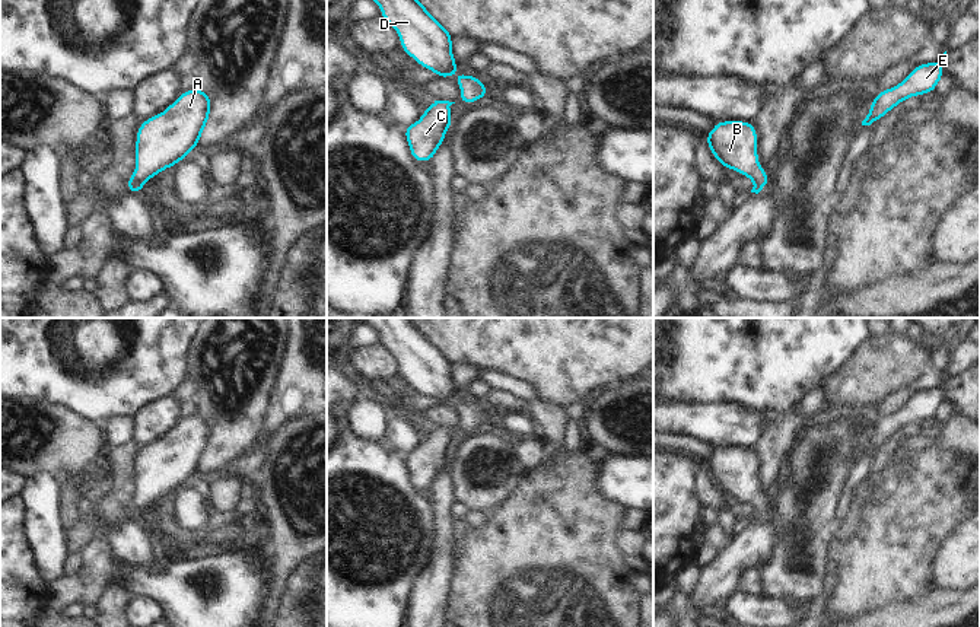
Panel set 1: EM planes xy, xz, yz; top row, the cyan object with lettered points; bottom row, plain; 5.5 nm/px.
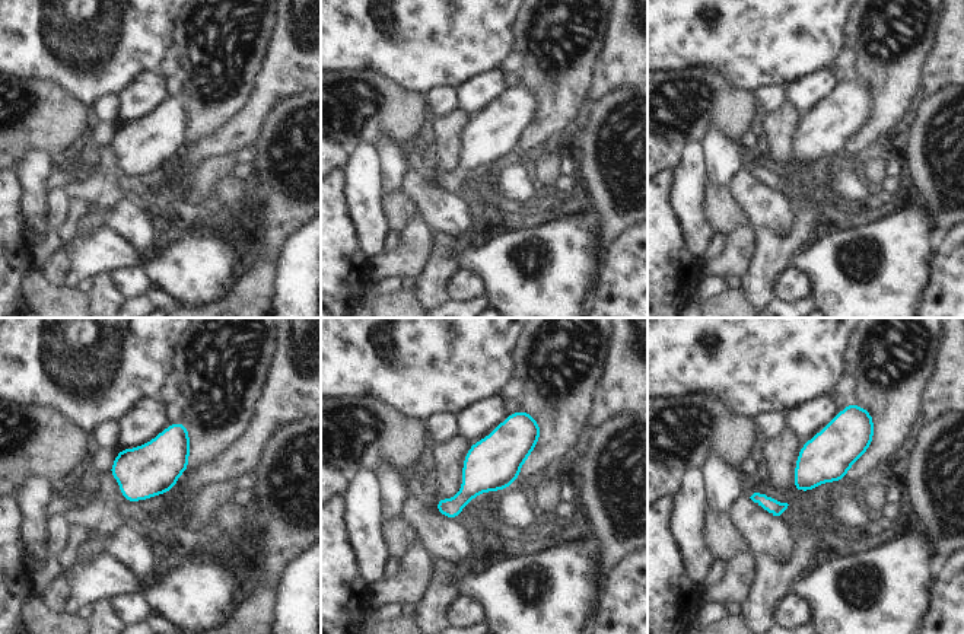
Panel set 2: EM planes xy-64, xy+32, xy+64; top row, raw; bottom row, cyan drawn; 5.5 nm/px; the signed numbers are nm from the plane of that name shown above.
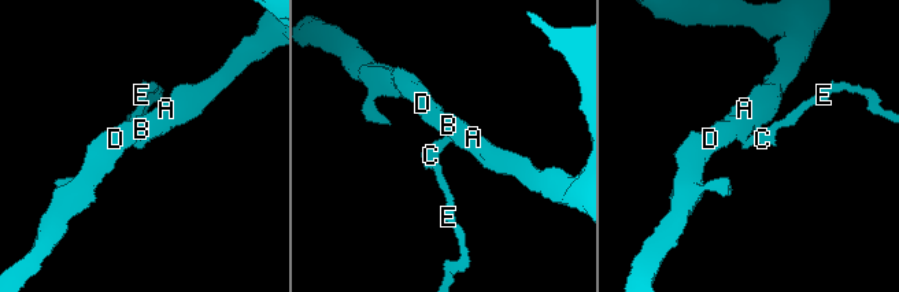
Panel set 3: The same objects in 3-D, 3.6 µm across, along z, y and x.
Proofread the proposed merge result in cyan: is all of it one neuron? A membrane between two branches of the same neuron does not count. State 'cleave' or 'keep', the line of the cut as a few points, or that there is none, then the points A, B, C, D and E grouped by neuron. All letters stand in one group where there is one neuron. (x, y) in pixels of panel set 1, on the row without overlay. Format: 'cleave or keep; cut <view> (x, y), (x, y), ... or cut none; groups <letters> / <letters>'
keep; cut none; groups A B C D E

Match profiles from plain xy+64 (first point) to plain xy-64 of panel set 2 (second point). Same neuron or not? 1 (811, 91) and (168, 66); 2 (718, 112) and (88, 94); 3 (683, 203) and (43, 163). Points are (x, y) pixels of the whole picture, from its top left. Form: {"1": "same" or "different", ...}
{"1": "different", "2": "different", "3": "same"}

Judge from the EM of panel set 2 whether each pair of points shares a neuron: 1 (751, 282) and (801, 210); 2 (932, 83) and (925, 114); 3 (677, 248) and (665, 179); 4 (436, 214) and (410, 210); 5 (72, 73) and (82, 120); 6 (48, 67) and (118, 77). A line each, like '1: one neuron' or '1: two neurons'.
1: one neuron
2: two neurons
3: one neuron
4: two neurons
5: two neurons
6: one neuron

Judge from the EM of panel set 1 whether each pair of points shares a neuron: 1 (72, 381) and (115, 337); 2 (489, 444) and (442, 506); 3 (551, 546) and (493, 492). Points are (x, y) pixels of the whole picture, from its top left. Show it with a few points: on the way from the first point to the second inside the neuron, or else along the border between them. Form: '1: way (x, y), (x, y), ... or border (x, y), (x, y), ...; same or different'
1: way (82, 371), (105, 347); same
2: border (451, 471), (455, 480), (455, 495), (460, 500); different
3: border (527, 476), (521, 486), (489, 515); different

